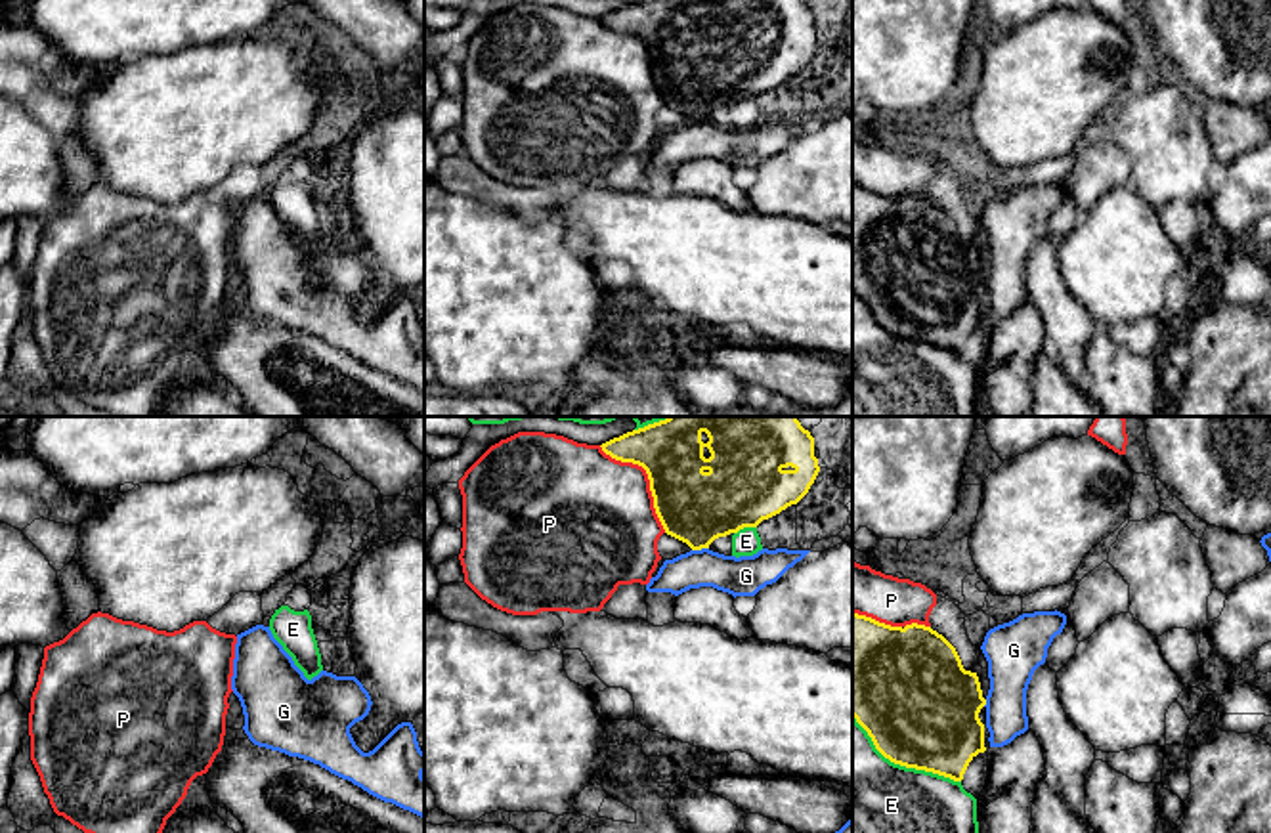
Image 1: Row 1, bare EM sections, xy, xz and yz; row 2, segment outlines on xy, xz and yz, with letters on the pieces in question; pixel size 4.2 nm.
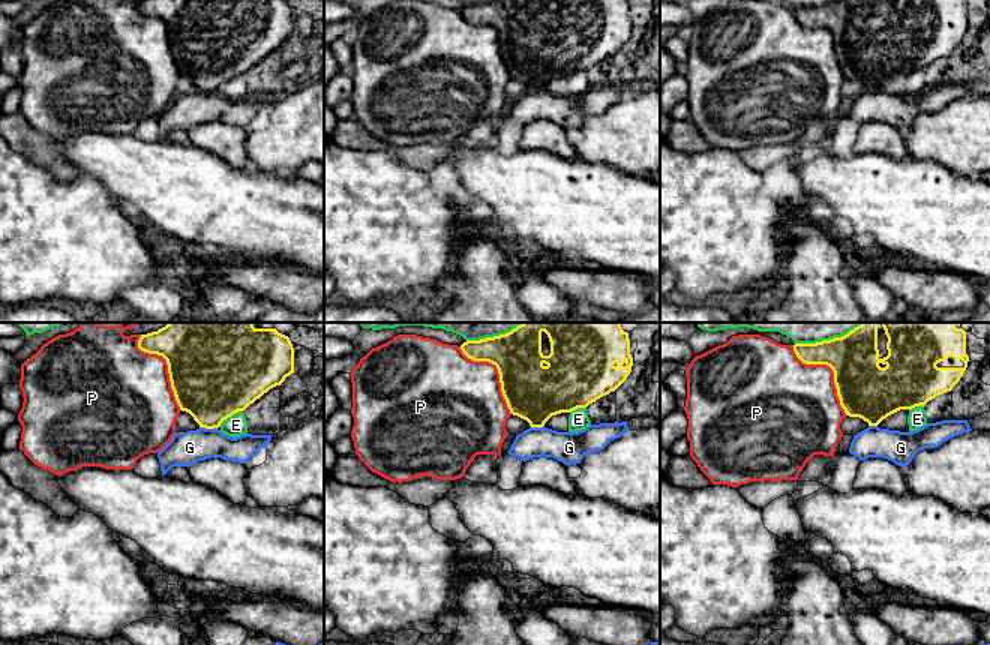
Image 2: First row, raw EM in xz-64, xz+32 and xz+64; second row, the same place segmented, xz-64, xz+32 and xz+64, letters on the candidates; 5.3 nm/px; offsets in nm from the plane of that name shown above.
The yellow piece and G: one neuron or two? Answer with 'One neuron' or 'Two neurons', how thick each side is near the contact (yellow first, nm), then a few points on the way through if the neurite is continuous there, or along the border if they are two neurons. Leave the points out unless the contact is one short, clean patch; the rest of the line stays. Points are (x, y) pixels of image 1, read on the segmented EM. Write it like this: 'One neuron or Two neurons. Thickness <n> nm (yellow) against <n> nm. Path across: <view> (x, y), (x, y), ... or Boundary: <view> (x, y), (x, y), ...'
One neuron. Thickness 320 nm (yellow) against 170 nm

